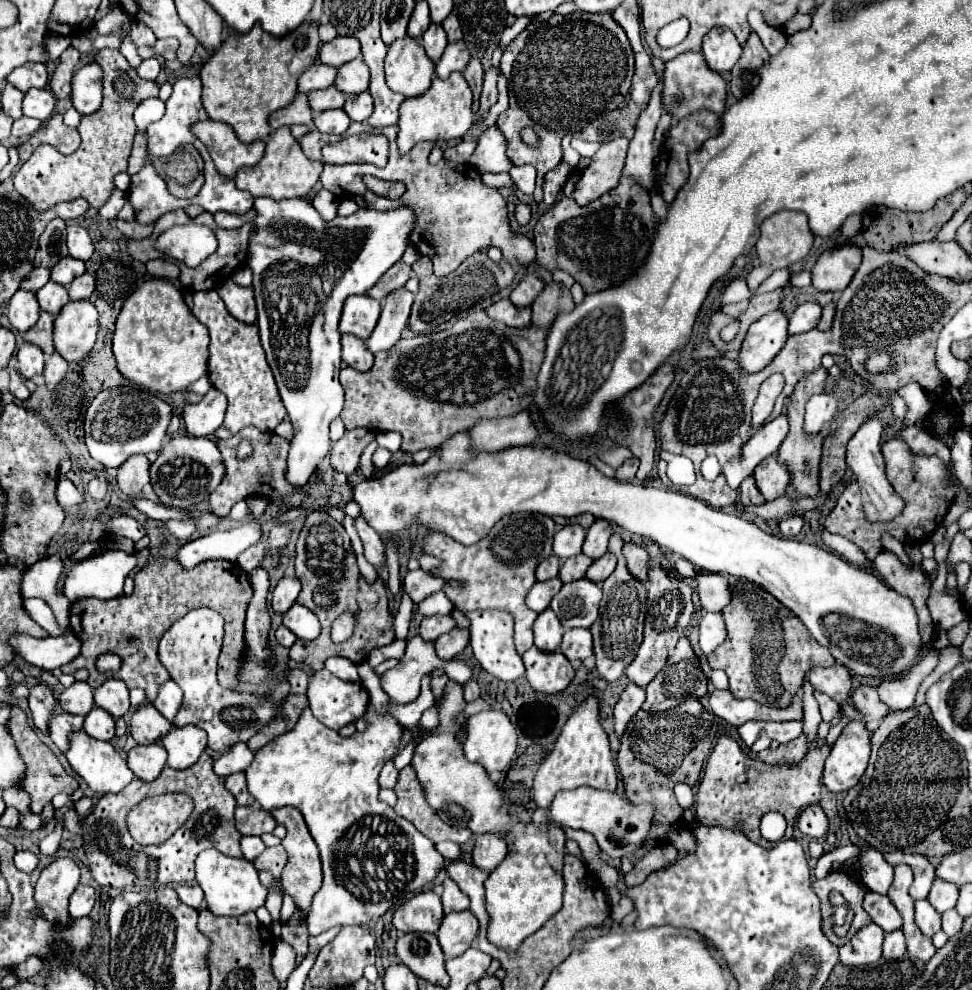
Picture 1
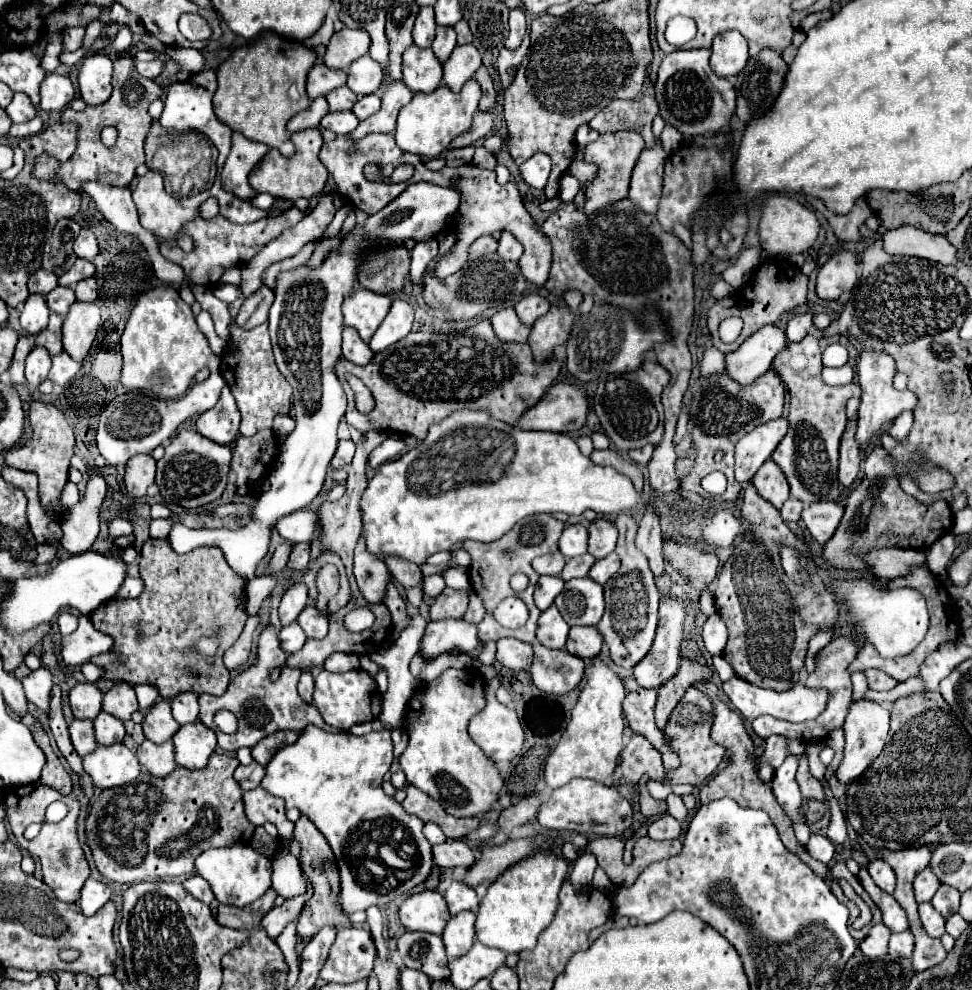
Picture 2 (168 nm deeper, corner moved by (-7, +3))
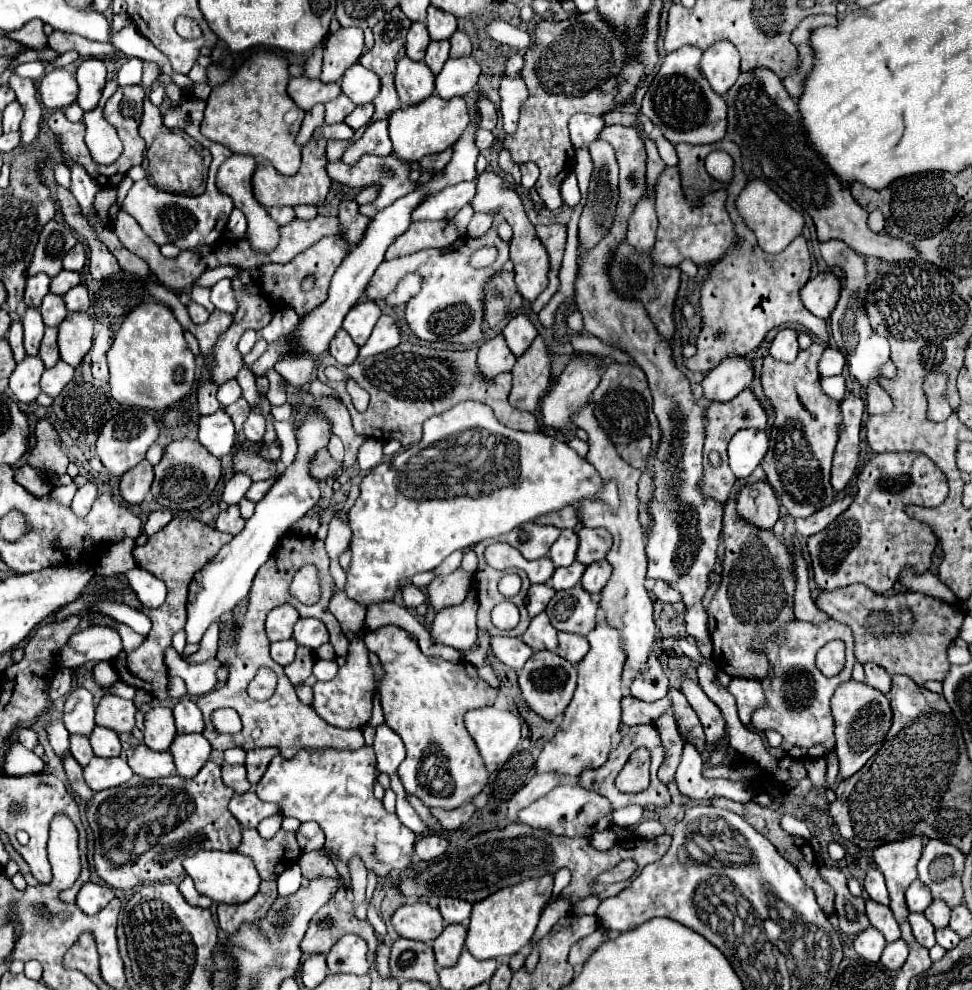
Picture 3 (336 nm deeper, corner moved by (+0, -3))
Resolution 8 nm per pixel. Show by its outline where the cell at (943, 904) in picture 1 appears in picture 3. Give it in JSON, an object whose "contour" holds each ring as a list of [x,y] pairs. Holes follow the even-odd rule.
{"contour":[[[934,899],[934,901],[930,903],[930,907],[924,911],[924,915],[926,915],[926,919],[930,919],[930,923],[932,923],[936,929],[940,929],[940,927],[946,927],[948,921],[950,921],[950,907],[948,907],[944,901]]]}

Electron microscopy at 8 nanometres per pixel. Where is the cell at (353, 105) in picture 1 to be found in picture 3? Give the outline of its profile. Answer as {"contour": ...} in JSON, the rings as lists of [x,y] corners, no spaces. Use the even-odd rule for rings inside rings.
{"contour":[[[366,103],[366,105],[358,105],[348,117],[346,117],[346,125],[348,127],[352,127],[354,131],[358,131],[360,127],[364,127],[368,121],[370,121],[370,117],[372,117],[372,113],[374,113],[374,105],[372,103]]]}

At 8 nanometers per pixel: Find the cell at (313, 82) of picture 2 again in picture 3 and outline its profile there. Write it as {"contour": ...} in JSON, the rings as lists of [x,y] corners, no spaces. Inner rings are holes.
{"contour":[[[304,75],[294,77],[288,83],[288,95],[304,111],[312,109],[316,103],[332,101],[340,93],[342,93],[340,83],[322,83],[320,79],[310,79],[310,77],[304,77]]]}

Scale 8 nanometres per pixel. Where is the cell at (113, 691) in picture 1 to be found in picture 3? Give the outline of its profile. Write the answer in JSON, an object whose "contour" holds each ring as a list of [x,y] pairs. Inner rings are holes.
{"contour":[[[104,695],[96,707],[96,725],[108,727],[116,733],[132,731],[134,715],[136,715],[136,707],[132,701],[116,695]]]}

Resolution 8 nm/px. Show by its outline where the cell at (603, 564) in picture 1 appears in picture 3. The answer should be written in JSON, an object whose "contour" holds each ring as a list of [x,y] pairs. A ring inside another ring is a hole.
{"contour":[[[606,559],[596,561],[594,565],[586,567],[586,573],[582,575],[582,587],[588,593],[600,593],[608,583],[610,575],[612,575],[612,565]]]}

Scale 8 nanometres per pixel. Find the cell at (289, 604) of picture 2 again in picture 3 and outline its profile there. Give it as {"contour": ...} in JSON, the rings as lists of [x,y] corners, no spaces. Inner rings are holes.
{"contour":[[[278,605],[276,609],[272,609],[268,613],[266,619],[266,633],[270,641],[282,641],[282,639],[290,639],[292,637],[292,627],[298,621],[298,611],[290,605]]]}

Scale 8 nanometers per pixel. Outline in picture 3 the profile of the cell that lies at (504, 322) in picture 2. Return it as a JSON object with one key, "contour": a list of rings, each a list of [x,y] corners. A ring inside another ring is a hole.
{"contour":[[[498,333],[492,339],[486,339],[480,345],[480,351],[478,351],[478,367],[482,369],[482,375],[486,379],[496,377],[498,373],[510,371],[514,367],[514,363],[516,363],[516,357],[506,347],[506,339],[504,339],[502,333]]]}

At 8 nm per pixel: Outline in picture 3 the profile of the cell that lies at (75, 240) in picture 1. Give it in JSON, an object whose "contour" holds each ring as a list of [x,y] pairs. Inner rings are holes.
{"contour":[[[76,243],[64,257],[64,269],[68,271],[82,271],[86,263],[86,251],[84,251],[84,245],[82,243]]]}

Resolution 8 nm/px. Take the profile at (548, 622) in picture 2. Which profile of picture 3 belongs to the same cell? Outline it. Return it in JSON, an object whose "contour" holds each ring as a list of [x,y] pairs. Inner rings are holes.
{"contour":[[[540,613],[532,619],[528,631],[522,635],[522,641],[530,647],[530,645],[548,645],[550,651],[556,651],[558,647],[558,631],[550,625],[550,619],[546,617],[546,613]]]}

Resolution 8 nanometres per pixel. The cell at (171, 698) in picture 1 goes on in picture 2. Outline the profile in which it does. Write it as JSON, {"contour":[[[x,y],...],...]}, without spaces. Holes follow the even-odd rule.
{"contour":[[[179,693],[177,697],[171,699],[173,707],[173,717],[177,719],[179,725],[195,723],[199,717],[199,705],[197,705],[197,695],[195,693]]]}

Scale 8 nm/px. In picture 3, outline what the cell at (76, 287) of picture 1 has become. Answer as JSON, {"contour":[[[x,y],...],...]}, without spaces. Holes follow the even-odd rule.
{"contour":[[[76,285],[64,295],[68,311],[88,311],[90,307],[90,297],[86,285]]]}

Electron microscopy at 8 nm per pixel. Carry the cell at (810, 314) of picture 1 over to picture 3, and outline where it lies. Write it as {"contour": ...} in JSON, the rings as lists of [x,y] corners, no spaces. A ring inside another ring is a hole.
{"contour":[[[780,329],[772,341],[770,355],[778,357],[778,361],[794,361],[798,353],[798,331],[796,329]]]}

